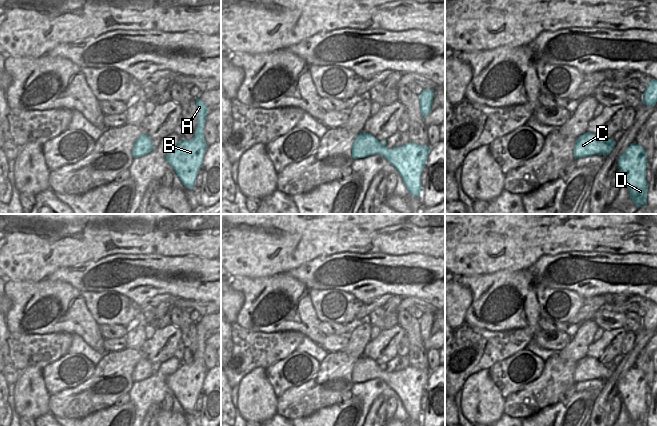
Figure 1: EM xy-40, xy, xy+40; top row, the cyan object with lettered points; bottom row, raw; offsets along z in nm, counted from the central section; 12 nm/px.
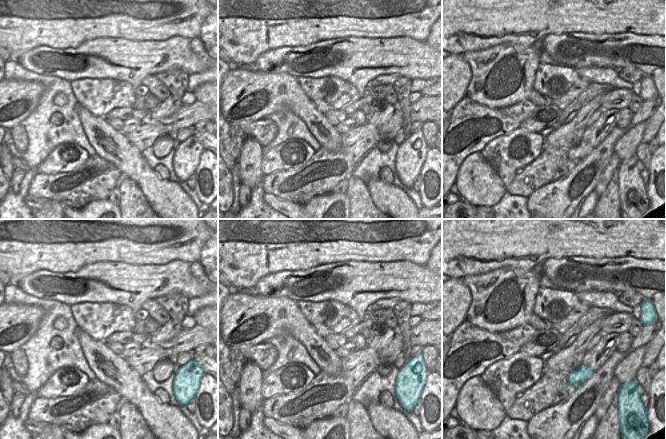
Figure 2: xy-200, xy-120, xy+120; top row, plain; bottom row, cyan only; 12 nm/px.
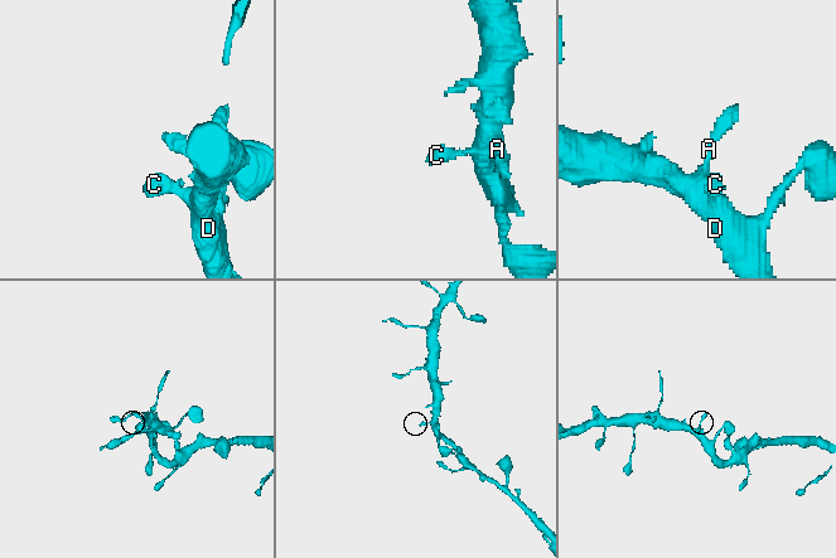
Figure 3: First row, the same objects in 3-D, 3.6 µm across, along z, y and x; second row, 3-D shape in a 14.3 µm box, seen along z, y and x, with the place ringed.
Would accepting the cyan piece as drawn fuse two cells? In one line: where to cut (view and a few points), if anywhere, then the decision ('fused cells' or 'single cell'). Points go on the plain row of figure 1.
no cut; single cell

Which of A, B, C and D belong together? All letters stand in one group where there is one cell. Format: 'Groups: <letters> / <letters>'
Groups: A B C D

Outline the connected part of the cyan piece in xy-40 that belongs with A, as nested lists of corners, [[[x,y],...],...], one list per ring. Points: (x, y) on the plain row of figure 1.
[[[199,321],[196,322],[196,334],[198,336],[198,349],[195,360],[190,365],[181,363],[178,369],[166,379],[167,386],[188,413],[195,411],[196,400],[202,391],[207,372],[204,362],[204,348],[209,336],[208,331]]]

